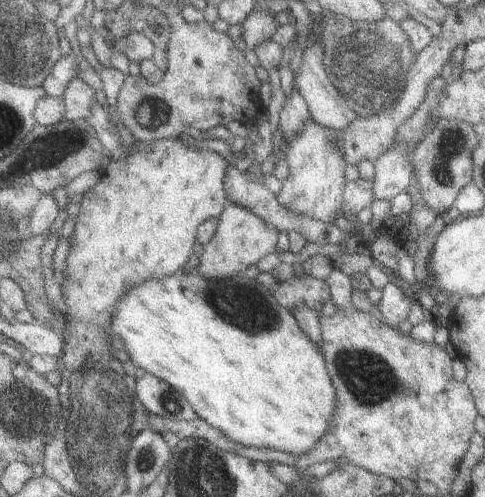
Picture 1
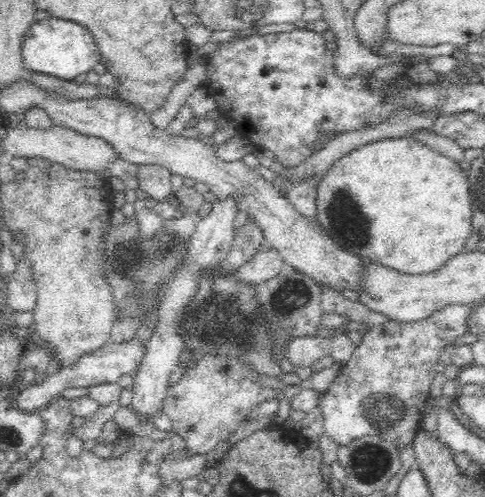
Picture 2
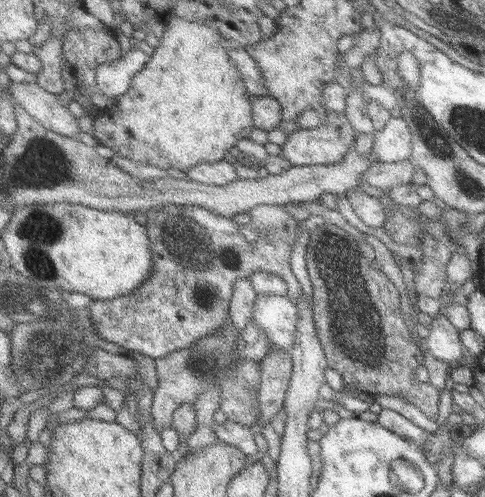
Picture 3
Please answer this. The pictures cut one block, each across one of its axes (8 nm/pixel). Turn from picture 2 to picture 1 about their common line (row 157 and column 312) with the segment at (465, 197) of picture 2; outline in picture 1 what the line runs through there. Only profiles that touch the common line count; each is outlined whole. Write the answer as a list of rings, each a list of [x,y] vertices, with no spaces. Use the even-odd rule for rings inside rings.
[[[179,270],[173,276],[167,278],[151,278],[147,282],[141,282],[141,286],[133,286],[125,292],[125,296],[121,296],[121,300],[117,302],[117,310],[111,318],[109,324],[109,332],[113,334],[113,338],[121,338],[125,344],[125,350],[129,354],[129,360],[133,364],[137,364],[139,368],[155,374],[157,378],[169,382],[171,386],[175,386],[181,394],[185,394],[185,398],[191,402],[191,406],[197,410],[199,418],[207,420],[211,426],[219,428],[221,432],[225,432],[231,440],[243,444],[243,446],[255,446],[255,448],[277,448],[285,454],[291,456],[303,456],[305,452],[313,450],[317,446],[317,442],[327,434],[333,414],[335,414],[335,386],[333,386],[333,376],[329,374],[329,366],[327,366],[327,358],[321,352],[321,348],[301,330],[301,324],[297,320],[297,316],[281,306],[277,302],[277,298],[271,294],[271,288],[245,278],[243,274],[233,276],[233,278],[207,278],[197,270],[193,272],[183,272]]]

